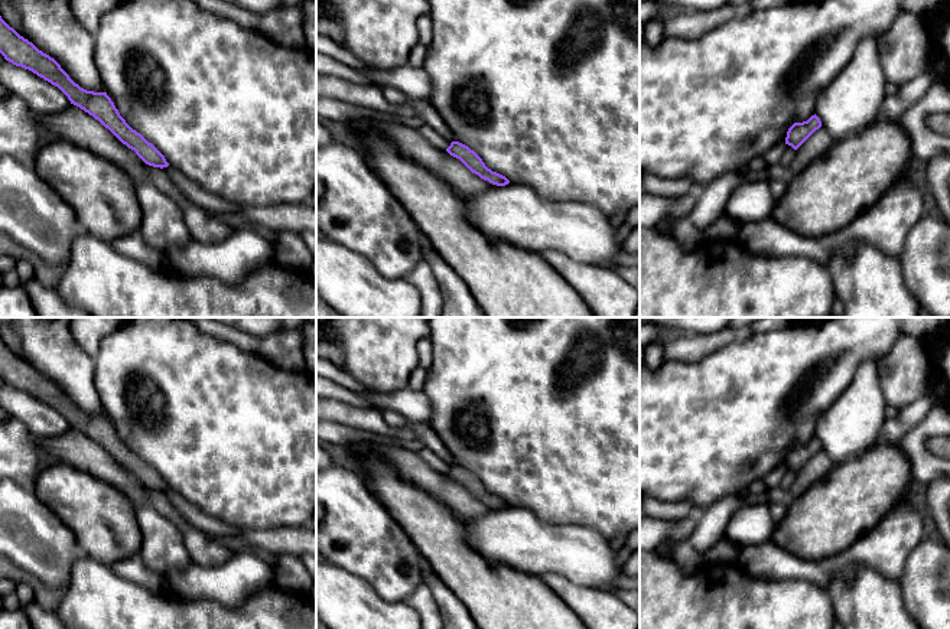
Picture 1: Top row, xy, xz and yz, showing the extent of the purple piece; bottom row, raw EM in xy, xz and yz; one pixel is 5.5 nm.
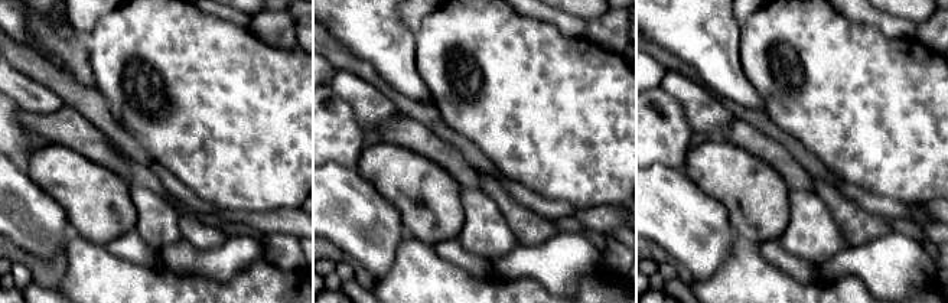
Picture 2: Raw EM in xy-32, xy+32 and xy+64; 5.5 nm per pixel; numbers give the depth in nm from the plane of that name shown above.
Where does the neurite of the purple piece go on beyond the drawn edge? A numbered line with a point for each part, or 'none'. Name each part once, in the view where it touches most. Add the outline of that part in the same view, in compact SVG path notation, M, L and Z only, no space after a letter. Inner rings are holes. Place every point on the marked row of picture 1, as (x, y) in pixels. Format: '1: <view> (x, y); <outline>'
none

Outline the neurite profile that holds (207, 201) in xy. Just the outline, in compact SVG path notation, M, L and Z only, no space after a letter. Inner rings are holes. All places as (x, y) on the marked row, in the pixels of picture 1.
M172 166L163 167L163 170L169 175L173 183L189 201L199 205L204 211L208 211L209 214L237 214L244 208L243 205L222 201L219 196L202 189L198 183L185 177L179 170Z

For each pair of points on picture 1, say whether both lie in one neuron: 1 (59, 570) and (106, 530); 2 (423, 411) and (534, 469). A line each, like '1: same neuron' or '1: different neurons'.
1: different neurons
2: different neurons

